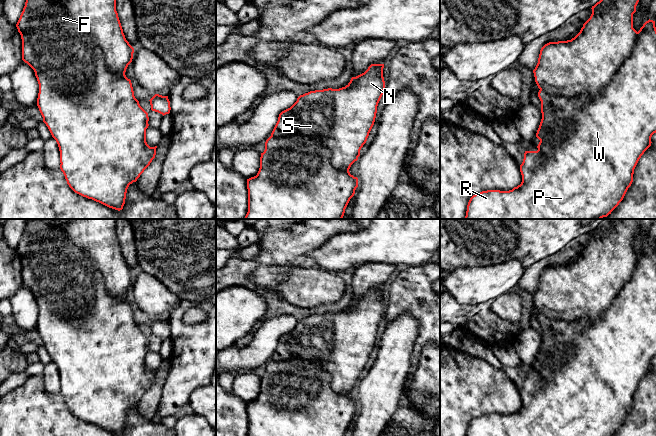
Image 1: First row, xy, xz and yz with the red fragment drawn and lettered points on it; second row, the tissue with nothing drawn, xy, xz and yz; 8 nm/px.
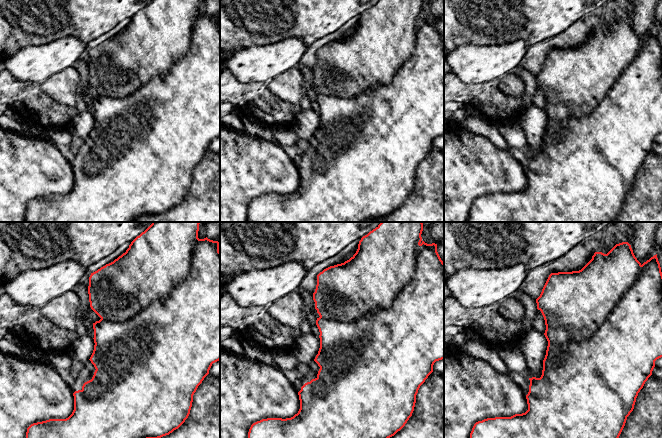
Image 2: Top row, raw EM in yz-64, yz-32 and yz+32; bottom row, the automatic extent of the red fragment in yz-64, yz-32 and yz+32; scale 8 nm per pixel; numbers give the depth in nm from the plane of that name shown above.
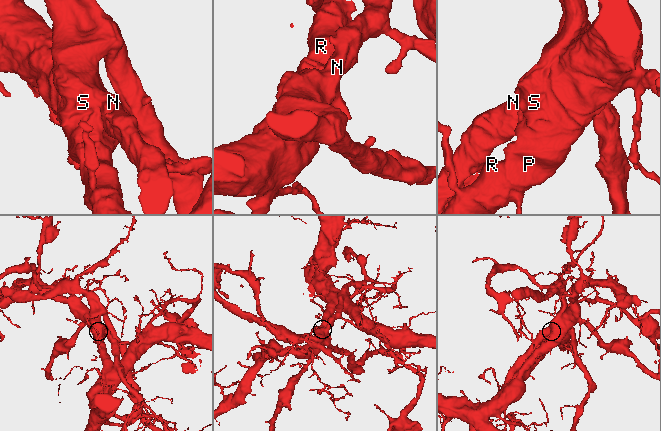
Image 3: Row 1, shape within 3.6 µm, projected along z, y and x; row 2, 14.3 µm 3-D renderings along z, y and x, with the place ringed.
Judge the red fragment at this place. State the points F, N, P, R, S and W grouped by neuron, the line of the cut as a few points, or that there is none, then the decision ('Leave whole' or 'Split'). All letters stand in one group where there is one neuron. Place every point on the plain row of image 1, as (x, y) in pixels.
Groups: F P R W / N S. Split along yz (637, 256), (631, 278), (595, 319), (565, 322), (540, 314). Split

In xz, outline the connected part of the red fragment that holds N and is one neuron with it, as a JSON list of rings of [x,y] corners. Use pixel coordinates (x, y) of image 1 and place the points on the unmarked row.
[[[371,288],[364,297],[352,301],[345,311],[300,319],[290,332],[279,338],[271,360],[302,359],[320,364],[331,375],[332,390],[349,394],[358,384],[360,374],[374,349],[377,330],[385,314],[383,292],[384,288]]]

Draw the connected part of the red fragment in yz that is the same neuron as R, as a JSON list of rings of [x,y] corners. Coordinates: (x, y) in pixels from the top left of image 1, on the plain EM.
[[[646,245],[637,256],[636,266],[631,279],[621,288],[611,305],[603,310],[596,320],[589,322],[581,319],[576,322],[565,322],[548,319],[539,314],[542,343],[536,357],[540,364],[537,375],[525,375],[524,383],[520,389],[522,406],[509,415],[487,414],[473,419],[467,429],[466,436],[612,436],[623,424],[628,412],[633,406],[634,393],[651,370],[651,361],[656,357],[656,251],[655,245]]]

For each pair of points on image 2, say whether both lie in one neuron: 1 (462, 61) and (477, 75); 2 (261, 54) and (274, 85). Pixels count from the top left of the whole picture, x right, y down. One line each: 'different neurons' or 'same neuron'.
1: same neuron
2: different neurons

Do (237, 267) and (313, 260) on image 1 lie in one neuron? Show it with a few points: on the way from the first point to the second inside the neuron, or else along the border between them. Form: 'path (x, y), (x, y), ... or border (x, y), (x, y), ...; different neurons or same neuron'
border (320, 245), (313, 249), (301, 262); different neurons

